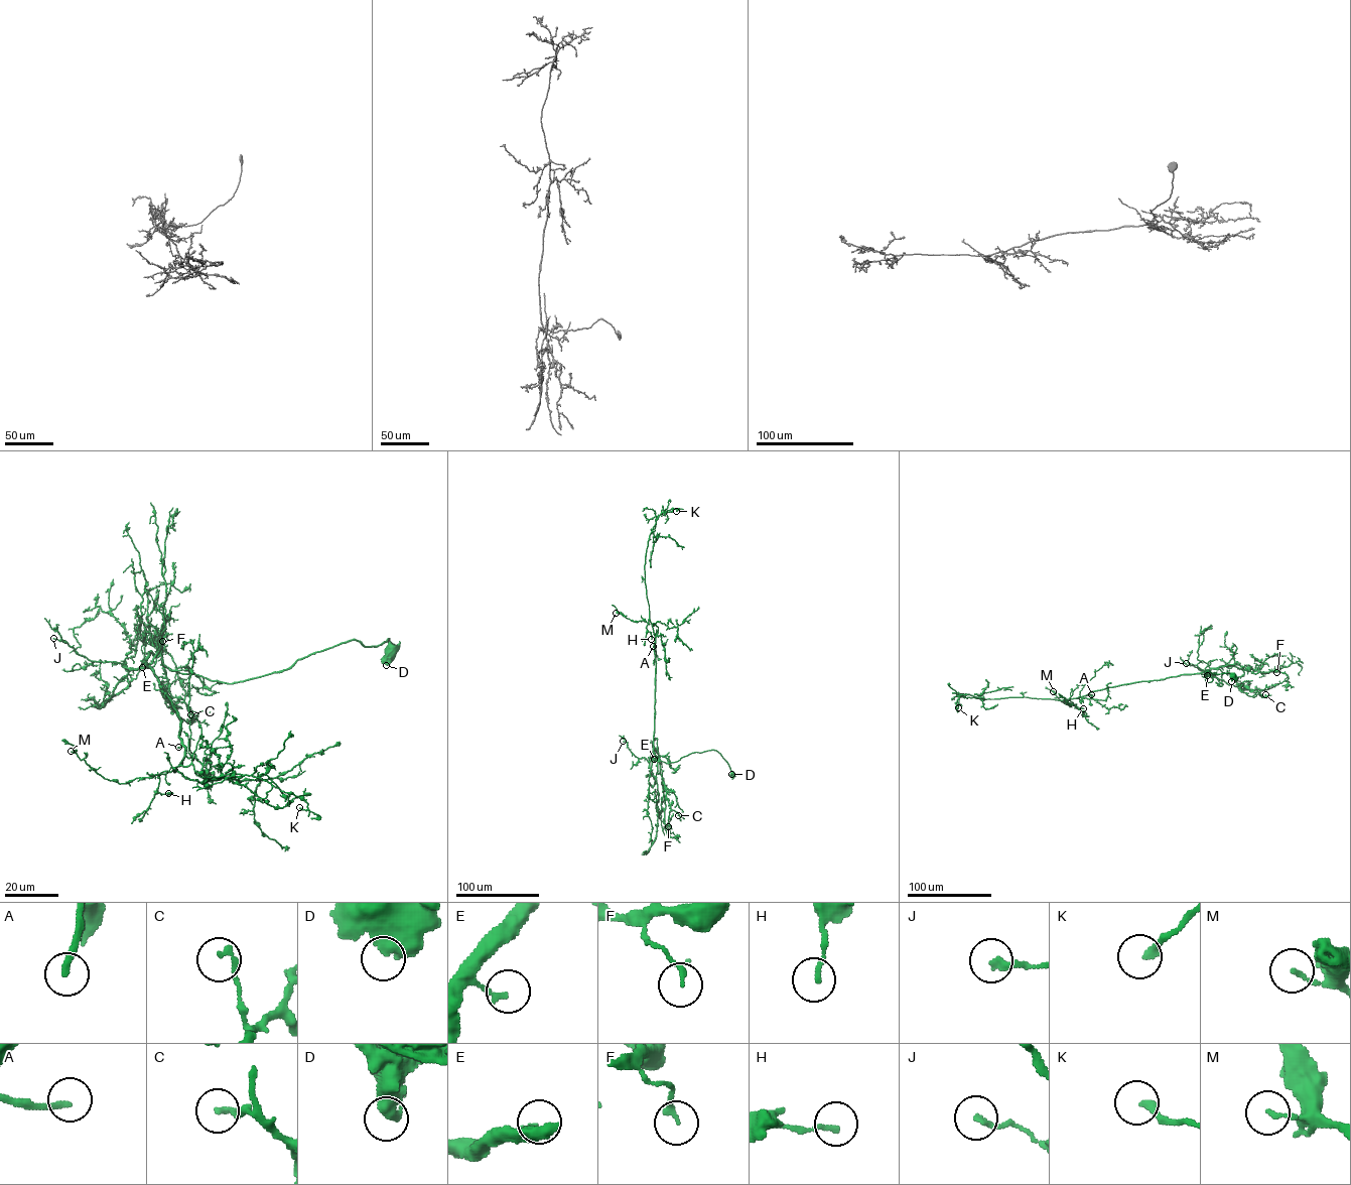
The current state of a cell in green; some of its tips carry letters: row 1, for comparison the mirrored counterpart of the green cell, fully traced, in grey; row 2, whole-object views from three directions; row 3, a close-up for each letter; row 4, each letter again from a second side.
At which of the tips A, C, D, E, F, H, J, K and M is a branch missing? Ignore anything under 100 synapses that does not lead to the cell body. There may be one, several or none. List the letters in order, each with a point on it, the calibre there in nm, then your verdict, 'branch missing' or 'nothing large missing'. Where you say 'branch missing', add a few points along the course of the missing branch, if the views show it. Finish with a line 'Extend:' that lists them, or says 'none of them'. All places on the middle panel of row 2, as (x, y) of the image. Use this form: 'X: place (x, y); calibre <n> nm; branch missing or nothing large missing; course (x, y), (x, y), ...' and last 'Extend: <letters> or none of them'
A: place (653, 646); calibre 220 nm; branch missing; course (653, 646), (653, 655), (649, 660), (652, 671)
C: place (678, 815); calibre 200 nm; nothing large missing
D: place (731, 774); calibre 500 nm; nothing large missing
E: place (654, 759); calibre 170 nm; nothing large missing
F: place (668, 826); calibre 190 nm; nothing large missing
H: place (651, 639); calibre 150 nm; nothing large missing
J: place (623, 741); calibre 190 nm; nothing large missing
K: place (676, 511); calibre 260 nm; nothing large missing
M: place (616, 613); calibre 160 nm; nothing large missing
Extend: A

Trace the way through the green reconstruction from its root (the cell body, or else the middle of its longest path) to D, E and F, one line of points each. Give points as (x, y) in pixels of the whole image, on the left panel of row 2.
D: (391, 648), (388, 647), (386, 665)
E: (391, 648), (388, 639), (366, 647), (350, 640), (285, 669), (232, 683), (169, 669), (158, 651), (142, 667)
F: (391, 648), (350, 640), (232, 683), (167, 668), (162, 625), (162, 650), (153, 638), (162, 641)

